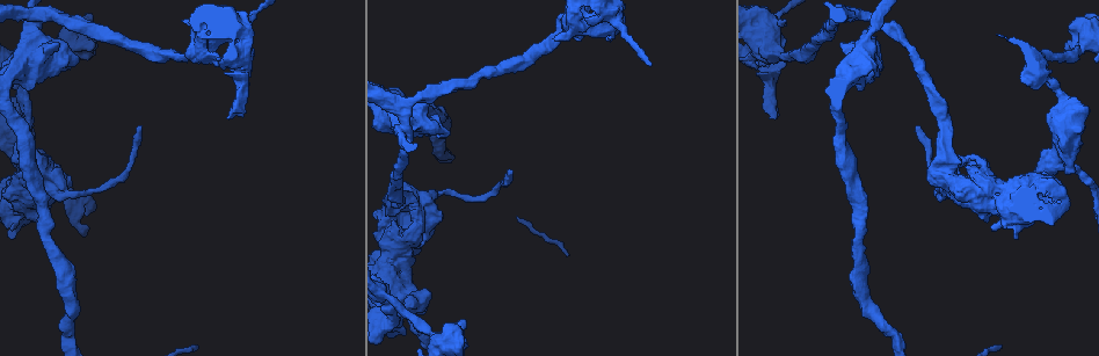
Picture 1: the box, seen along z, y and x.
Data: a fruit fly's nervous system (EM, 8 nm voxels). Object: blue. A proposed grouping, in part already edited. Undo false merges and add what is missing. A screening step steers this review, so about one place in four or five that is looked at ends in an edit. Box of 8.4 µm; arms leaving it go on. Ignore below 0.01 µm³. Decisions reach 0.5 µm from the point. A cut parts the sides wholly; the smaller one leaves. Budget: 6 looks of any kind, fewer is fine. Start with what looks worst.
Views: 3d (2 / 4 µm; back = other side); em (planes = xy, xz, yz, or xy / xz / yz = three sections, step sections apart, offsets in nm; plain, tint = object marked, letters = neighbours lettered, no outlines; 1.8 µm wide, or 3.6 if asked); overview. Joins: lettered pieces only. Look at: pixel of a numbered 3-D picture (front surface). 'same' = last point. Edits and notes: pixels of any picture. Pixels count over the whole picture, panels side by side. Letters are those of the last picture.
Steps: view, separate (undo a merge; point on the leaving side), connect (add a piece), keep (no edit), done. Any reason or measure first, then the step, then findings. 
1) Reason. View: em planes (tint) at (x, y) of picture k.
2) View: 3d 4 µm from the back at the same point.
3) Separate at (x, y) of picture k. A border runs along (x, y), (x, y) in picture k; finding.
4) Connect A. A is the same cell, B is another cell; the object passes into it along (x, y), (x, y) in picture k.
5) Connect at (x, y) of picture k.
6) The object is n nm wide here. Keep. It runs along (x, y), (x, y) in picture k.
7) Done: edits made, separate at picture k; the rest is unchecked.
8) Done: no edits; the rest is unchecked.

Thick turns thin. View: em xy step 16 (tint) at (36, 23) of picture 1.

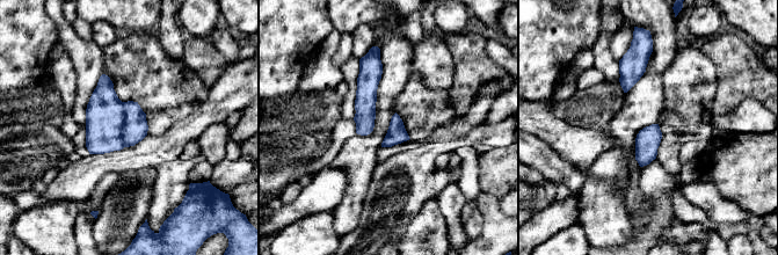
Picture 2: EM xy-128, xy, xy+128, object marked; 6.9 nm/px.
Another direction. View: em planes (letters) at the same point.

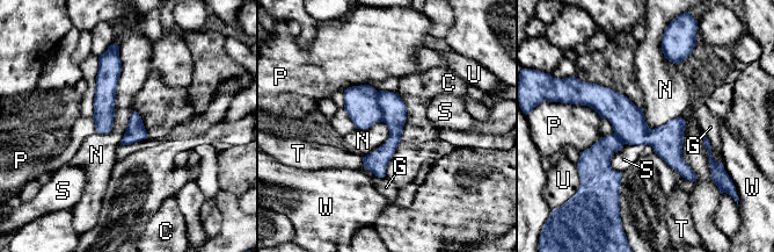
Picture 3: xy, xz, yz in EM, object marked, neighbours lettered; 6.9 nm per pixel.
The object is 140 nm wide here. Separate at (362, 105) of picture 3. C, G, N, P, S, T, U and W are other cells; a border runs along (377, 92), (382, 121) in picture 3; a second neuron is stuck on.

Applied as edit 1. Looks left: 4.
View: overview.

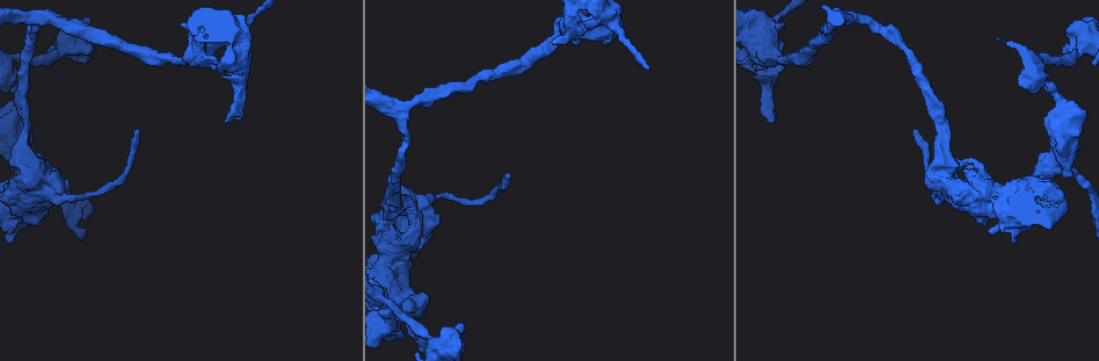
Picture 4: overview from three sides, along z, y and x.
Sudden change in width. View: 3d 4 µm from the back at (608, 18) of picture 4.

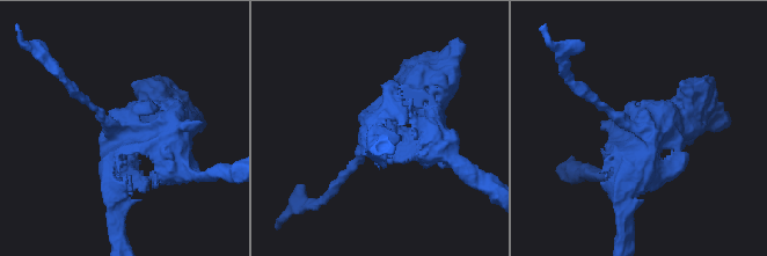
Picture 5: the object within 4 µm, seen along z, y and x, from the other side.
3 arms meet here. View: em 3.6 µm planes (letters) at (120, 125) of picture 5.

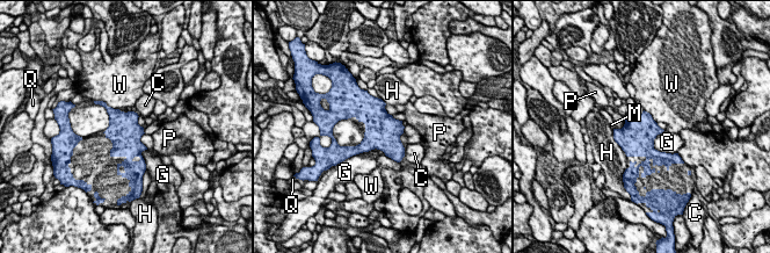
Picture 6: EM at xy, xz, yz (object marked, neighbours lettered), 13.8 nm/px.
The longest contact is with H, 440 nm. Keep. C, G, H, M, P, Q and W are other cells; all the same neuron.

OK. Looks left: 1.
Done: edits made, separate at picture 3; the rest is unchecked.

